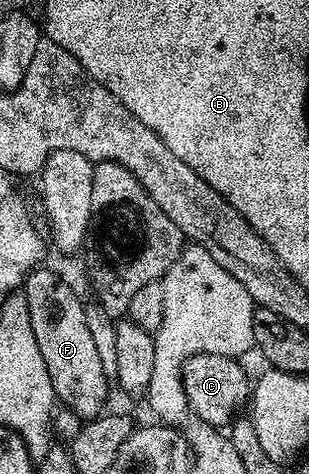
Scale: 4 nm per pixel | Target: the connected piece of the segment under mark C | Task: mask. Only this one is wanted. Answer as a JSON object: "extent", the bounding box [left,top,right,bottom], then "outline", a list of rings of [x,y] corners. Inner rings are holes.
{"extent":[182,353,252,427],"outline":[[[201,353],[192,355],[182,365],[182,386],[186,392],[186,402],[197,420],[215,427],[226,427],[235,420],[238,408],[252,397],[252,377],[246,374],[243,362],[236,357]]]}

